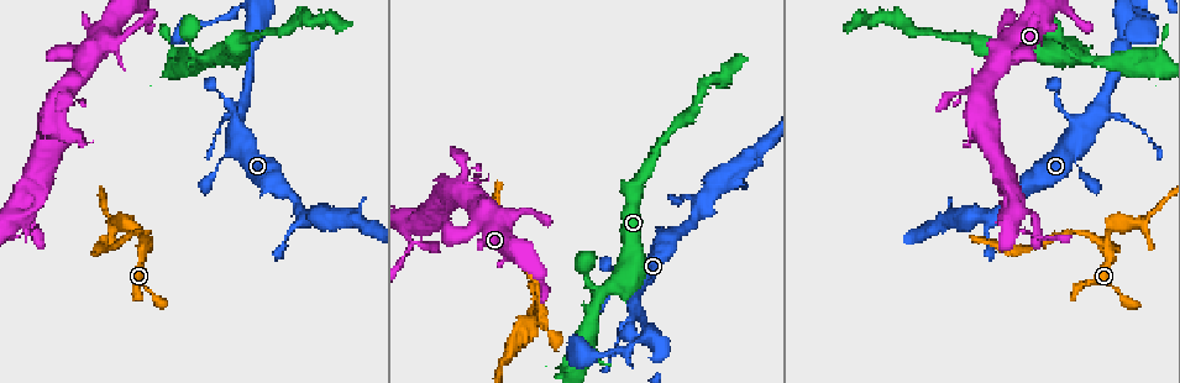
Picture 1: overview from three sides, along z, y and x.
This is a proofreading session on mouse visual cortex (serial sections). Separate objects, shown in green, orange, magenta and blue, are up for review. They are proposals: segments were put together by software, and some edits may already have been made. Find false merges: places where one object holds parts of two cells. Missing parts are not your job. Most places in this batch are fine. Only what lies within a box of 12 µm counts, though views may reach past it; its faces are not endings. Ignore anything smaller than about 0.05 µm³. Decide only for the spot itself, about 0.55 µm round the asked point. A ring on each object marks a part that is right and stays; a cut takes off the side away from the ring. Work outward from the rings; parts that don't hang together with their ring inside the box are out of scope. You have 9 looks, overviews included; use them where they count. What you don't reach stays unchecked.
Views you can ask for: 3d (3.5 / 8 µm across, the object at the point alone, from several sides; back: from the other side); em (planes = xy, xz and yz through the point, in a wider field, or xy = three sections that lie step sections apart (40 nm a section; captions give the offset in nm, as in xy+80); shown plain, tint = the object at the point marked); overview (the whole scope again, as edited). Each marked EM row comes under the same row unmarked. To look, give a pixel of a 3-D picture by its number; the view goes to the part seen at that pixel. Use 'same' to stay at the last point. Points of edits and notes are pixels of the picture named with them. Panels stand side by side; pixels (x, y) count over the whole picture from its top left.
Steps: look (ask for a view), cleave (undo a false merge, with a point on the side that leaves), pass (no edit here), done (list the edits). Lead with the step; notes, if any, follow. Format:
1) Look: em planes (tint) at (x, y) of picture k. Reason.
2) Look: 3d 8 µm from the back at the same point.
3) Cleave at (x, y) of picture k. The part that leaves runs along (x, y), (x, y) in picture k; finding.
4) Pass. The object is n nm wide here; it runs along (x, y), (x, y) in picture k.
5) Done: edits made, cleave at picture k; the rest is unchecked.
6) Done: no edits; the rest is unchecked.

Look: 3d 3.5 µm at (517, 213) of picture 1. Thick turns thin.

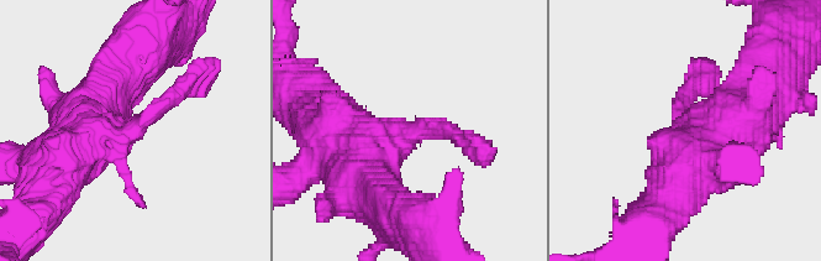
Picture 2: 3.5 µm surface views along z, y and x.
Look: em xy step 1 (tint) at (136, 130) of picture 2. Now the EM.

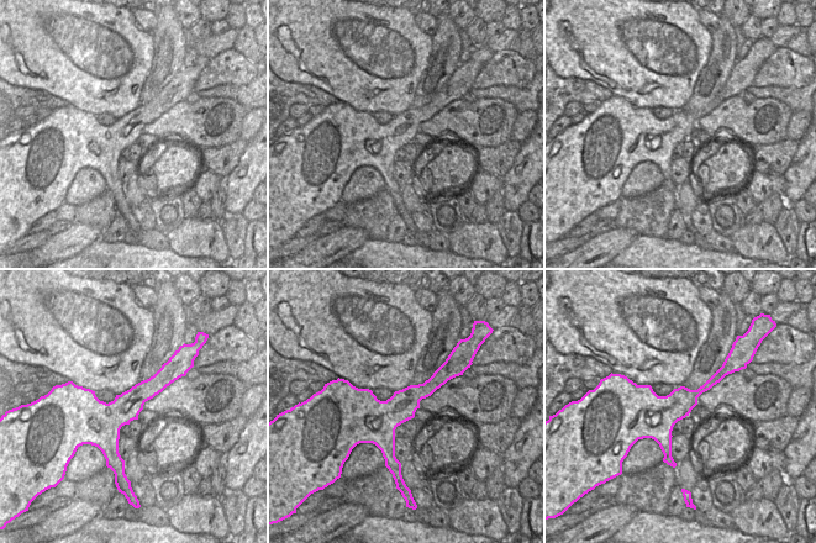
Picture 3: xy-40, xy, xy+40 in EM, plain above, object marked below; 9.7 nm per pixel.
Pass. The object is 340 nm wide here; it runs along (87, 125), (131, 132), (196, 79) in picture 2; continuous, no second cell.

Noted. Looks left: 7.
Look: 3d 3.5 µm at (65, 89) of picture 1. Sharp bend.

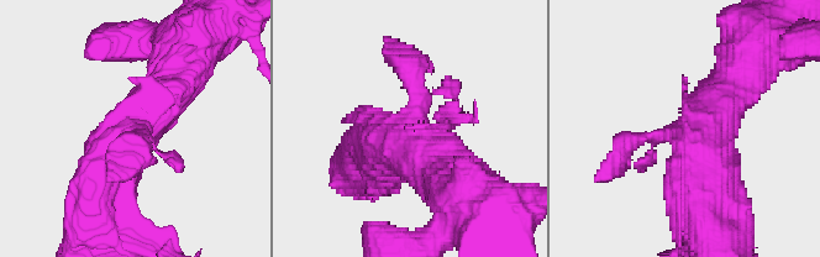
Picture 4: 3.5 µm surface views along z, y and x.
Look: em xy step 1 (tint) at (677, 133) of picture 4.

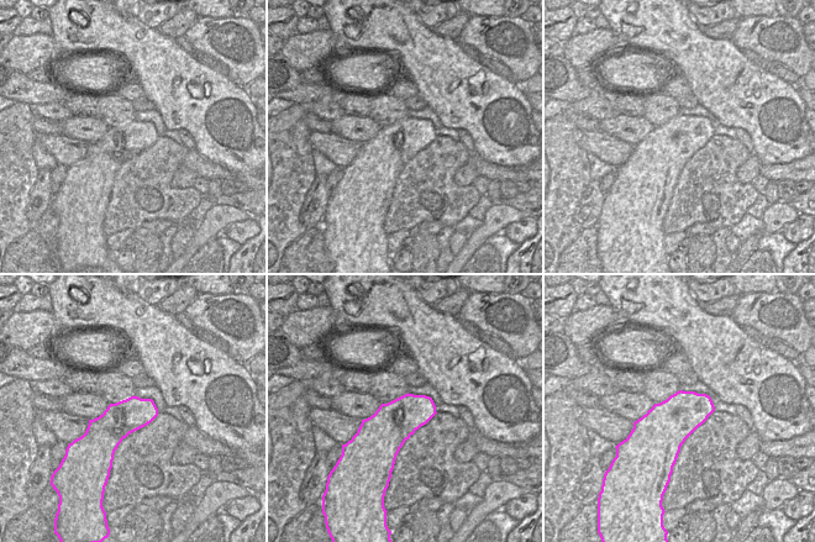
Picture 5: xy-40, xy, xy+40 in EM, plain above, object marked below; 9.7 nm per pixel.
Look: em planes (tint) at the same point.

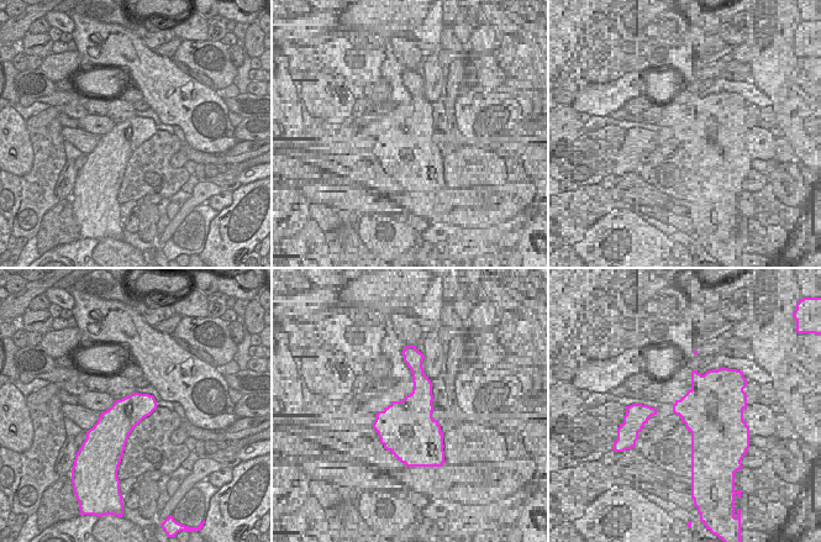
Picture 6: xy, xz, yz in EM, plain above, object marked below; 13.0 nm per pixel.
Pass. It runs along (174, 78), (129, 131), (105, 214) in picture 4; all the same cell.

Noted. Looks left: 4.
Look: 3d 3.5 µm from the back at (532, 321) of picture 1. Three arms meet.

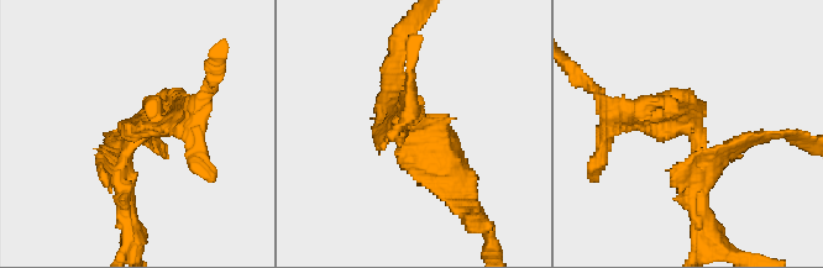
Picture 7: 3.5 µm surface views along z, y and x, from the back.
Look: em xy step 1 (tint) at (696, 127) of picture 7. 3 arms meet here; the arms are 150, 150, 350 nm wide; need the tissue.

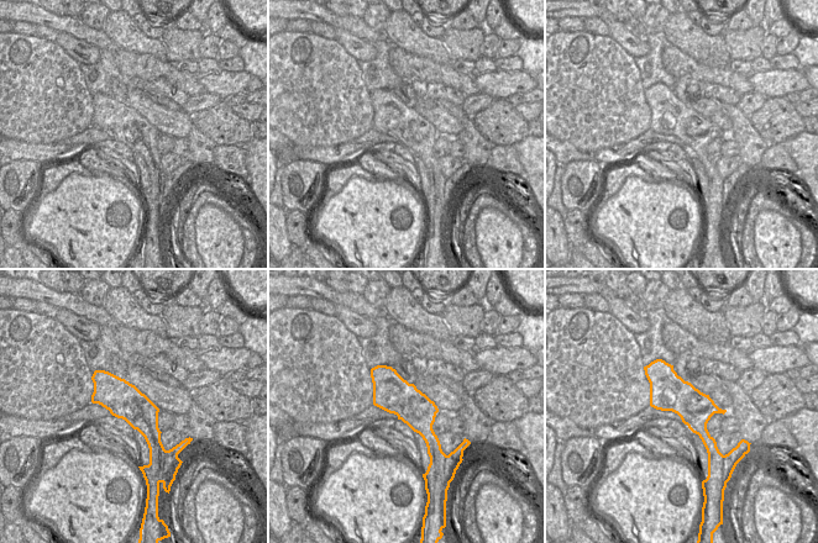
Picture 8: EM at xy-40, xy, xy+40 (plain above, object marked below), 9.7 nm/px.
Cleave at (399, 72) of picture 7. The object is 360 nm wide here; a border runs along (167, 451), (163, 459) in picture 8; a second cell is stuck on.

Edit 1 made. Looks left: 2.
Done: edits made, cleave at picture 7; the rest is unchecked.

